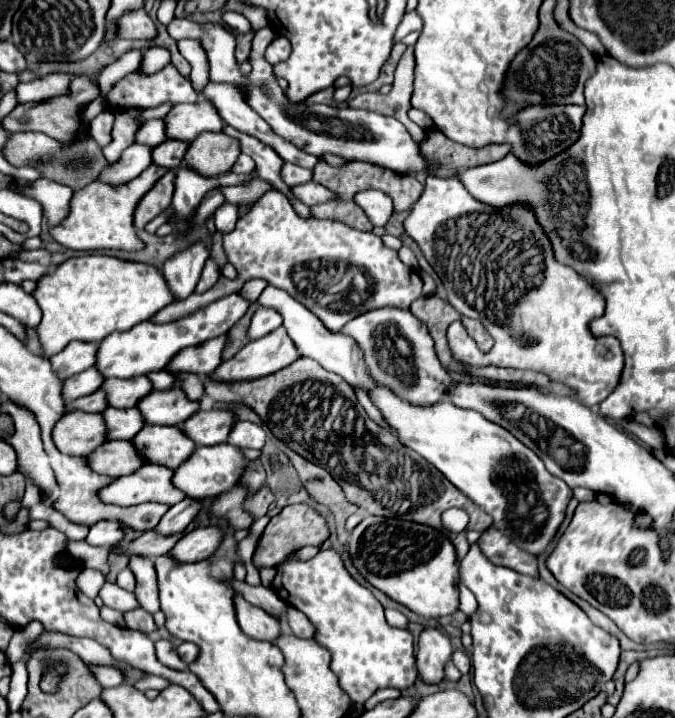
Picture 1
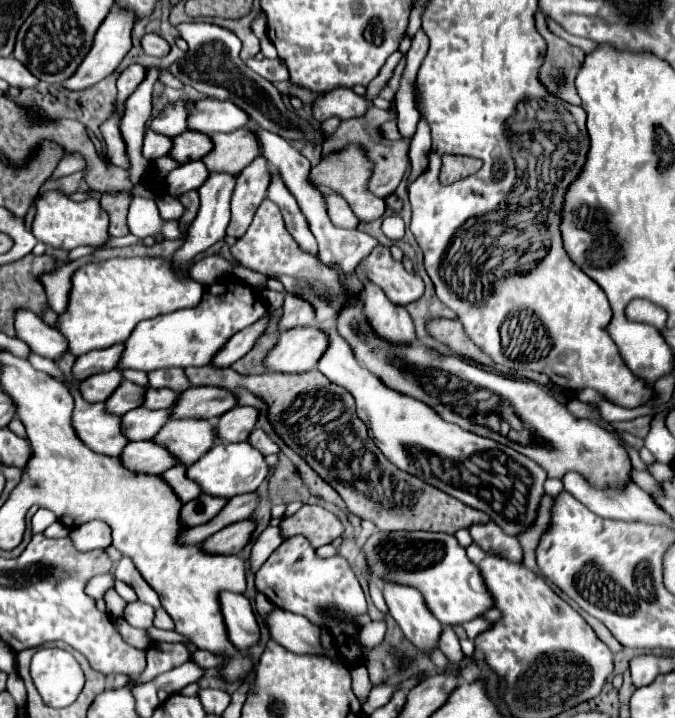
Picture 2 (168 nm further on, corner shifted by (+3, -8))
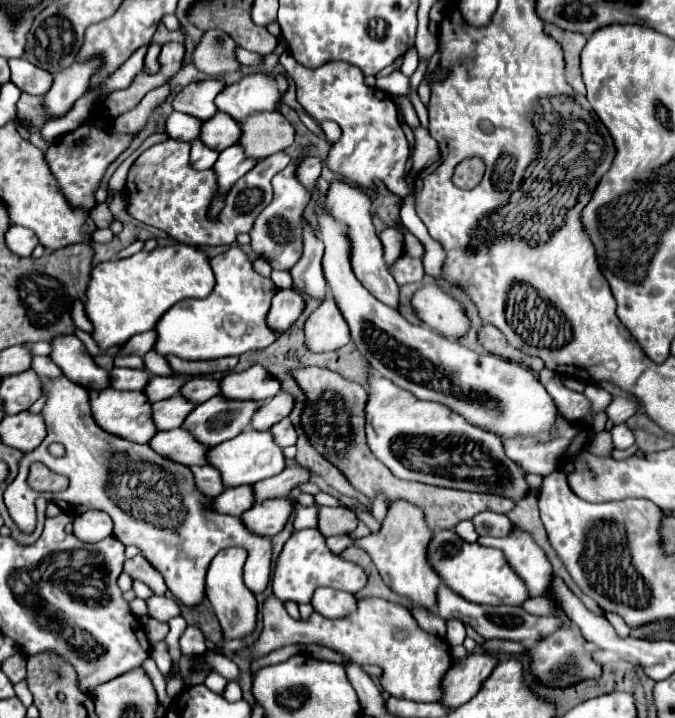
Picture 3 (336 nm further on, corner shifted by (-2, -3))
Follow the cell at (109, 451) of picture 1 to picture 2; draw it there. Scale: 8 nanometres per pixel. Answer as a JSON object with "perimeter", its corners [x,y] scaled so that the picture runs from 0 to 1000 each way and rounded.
{"perimeter":[[[227,613],[191,616],[179,632],[188,652],[203,652],[203,657],[244,657],[262,649],[262,638],[239,618]]]}

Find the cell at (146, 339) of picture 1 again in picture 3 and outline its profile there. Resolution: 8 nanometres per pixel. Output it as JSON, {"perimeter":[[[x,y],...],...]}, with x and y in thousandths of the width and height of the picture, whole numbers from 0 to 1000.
{"perimeter":[[[341,344],[335,352],[311,364],[320,383],[320,400],[305,416],[276,416],[252,428],[231,450],[234,472],[225,483],[234,494],[261,494],[279,503],[326,500],[338,494],[359,494],[373,486],[391,486],[409,475],[412,464],[394,455],[394,436],[400,419],[412,405],[400,389],[385,386],[373,375],[373,364],[356,344]]]}

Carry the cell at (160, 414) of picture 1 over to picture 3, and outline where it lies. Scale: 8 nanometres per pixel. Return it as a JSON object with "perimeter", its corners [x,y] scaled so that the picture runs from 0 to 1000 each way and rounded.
{"perimeter":[[[373,508],[361,519],[338,519],[326,528],[326,550],[338,556],[400,556],[415,545],[415,533],[391,517],[388,508]]]}

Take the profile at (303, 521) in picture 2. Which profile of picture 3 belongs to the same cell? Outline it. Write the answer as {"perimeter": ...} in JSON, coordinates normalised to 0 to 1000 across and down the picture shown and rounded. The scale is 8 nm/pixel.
{"perimeter":[[[471,706],[471,740],[480,748],[504,745],[504,742],[521,742],[530,731],[530,720],[513,709],[513,706]]]}

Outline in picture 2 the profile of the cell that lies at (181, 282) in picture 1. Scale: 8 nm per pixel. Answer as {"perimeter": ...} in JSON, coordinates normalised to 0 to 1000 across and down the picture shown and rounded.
{"perimeter":[[[313,240],[310,248],[304,251],[304,256],[295,262],[298,290],[295,290],[292,304],[280,315],[280,331],[277,331],[277,337],[256,357],[256,368],[262,373],[277,376],[283,370],[283,362],[295,351],[307,348],[310,343],[316,343],[319,337],[324,337],[324,334],[333,331],[333,318],[339,312],[339,279],[342,279],[342,270],[345,270],[345,262],[348,262],[348,251],[351,251],[351,245],[345,245],[345,242],[336,242],[336,240]]]}

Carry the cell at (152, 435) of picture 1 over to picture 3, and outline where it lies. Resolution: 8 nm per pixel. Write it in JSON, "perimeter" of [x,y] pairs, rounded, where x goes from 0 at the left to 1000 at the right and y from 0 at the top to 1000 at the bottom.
{"perimeter":[[[320,550],[290,564],[270,595],[299,620],[317,623],[359,603],[370,592],[370,581],[382,564],[379,558],[344,558]]]}

